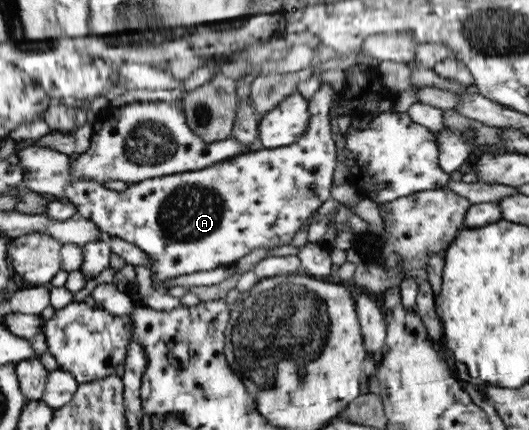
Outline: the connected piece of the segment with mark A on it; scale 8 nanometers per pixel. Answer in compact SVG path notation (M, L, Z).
M322 81L321 88L309 99L309 121L306 129L290 145L276 149L262 148L244 152L195 172L174 173L156 179L146 179L123 191L116 192L93 181L81 181L69 175L72 157L50 147L28 146L18 154L24 168L26 190L49 193L54 199L67 200L76 207L77 215L96 224L100 232L118 236L136 245L150 263L150 278L154 289L178 277L198 271L210 271L221 265L236 263L254 249L278 248L290 243L296 232L324 201L330 199L332 174L336 167L336 144L330 130L330 94L332 87Z

